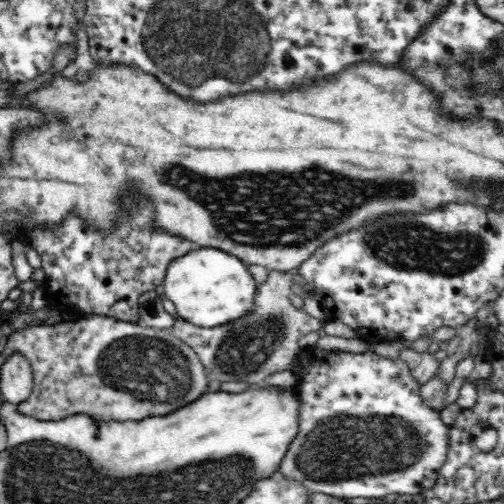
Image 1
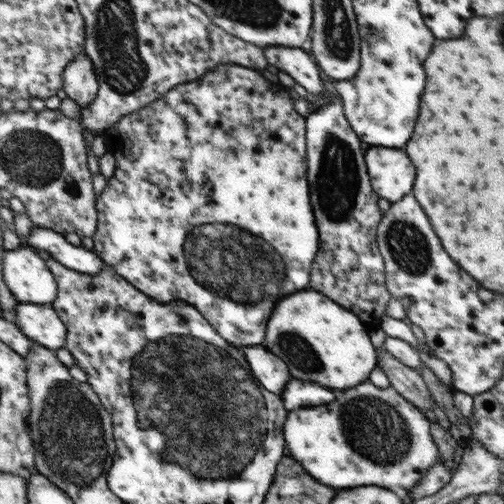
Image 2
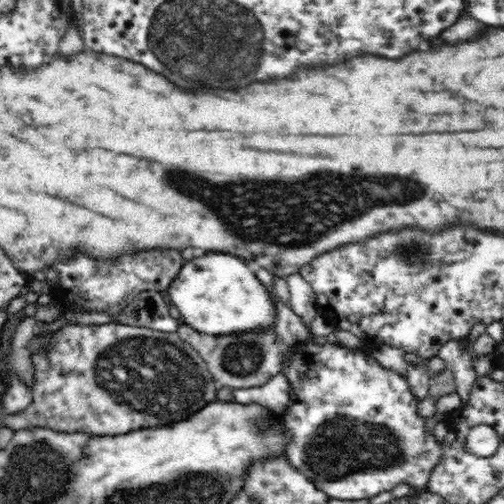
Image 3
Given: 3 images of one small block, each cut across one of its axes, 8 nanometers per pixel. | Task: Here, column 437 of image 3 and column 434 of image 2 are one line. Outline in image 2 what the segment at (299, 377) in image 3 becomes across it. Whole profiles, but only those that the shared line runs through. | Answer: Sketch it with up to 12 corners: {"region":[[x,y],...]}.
{"region":[[369,382],[289,412],[289,454],[333,488],[413,490],[429,420]]}

